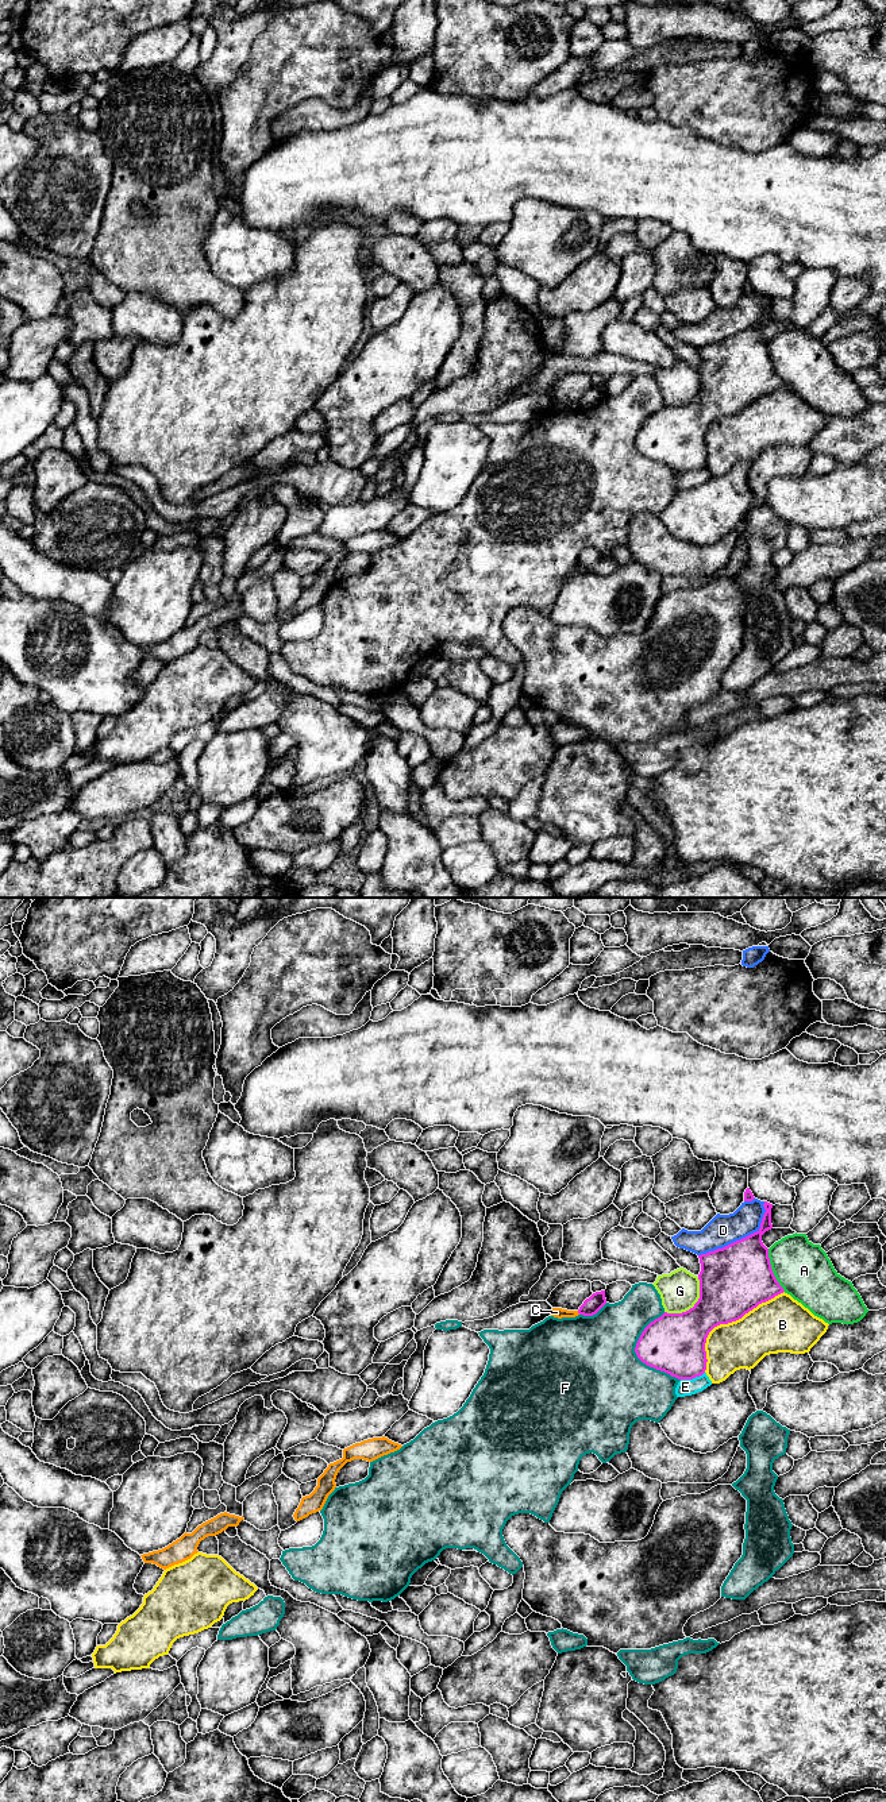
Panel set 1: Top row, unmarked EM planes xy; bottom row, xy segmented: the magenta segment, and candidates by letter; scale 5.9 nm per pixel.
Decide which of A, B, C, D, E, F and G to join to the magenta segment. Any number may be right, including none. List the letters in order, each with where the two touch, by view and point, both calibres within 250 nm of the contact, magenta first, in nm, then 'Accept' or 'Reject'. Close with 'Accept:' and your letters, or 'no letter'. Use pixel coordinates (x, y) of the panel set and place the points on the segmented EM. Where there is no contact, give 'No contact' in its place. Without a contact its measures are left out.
A: Touches magenta at xy (771, 1270). Thickness 420 nm (magenta) against 320 nm. Reject
B: Touches magenta at xy (727, 1323). Thickness 400 nm (magenta) against 300 nm. Reject
C: Touches magenta at xy (578, 1312). Thickness 100 nm (magenta) against 60 nm. Reject
D: Touches magenta at xy (743, 1238). Thickness 400 nm (magenta) against 190 nm. Reject
E: Touches magenta at xy (692, 1378). Thickness 360 nm (magenta) against 100 nm. Reject
F: Touches magenta at xy (636, 1354). Thickness 360 nm (magenta) against 500 nm. Reject
G: Touches magenta at xy (694, 1305). Thickness 380 nm (magenta) against 240 nm. Reject
Accept: no letter

